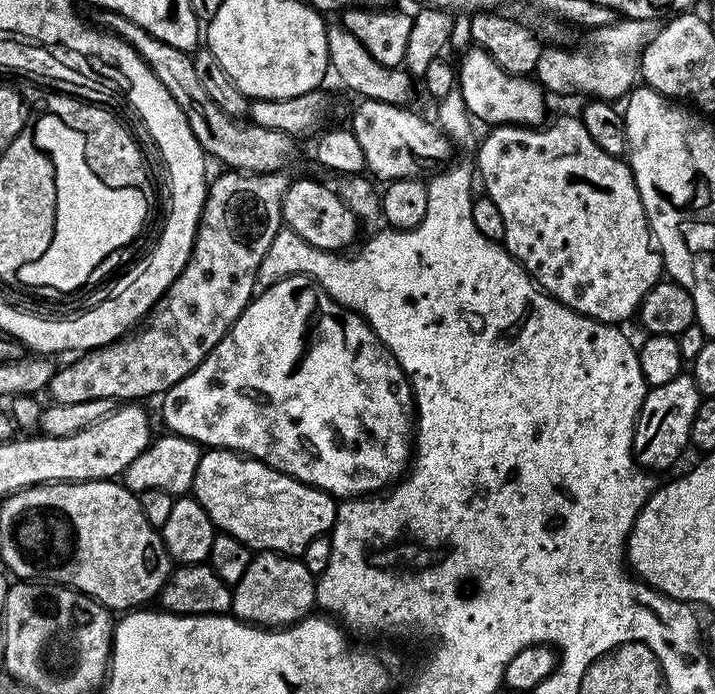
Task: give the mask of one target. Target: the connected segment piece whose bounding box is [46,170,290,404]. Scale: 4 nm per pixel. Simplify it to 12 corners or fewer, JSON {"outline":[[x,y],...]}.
{"outline":[[284,174],[211,181],[182,274],[143,321],[57,367],[57,404],[186,378],[258,292]]}

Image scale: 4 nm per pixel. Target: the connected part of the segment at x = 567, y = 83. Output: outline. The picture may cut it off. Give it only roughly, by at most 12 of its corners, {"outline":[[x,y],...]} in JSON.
{"outline":[[620,18],[577,48],[545,47],[549,93],[619,101],[637,87],[656,20]]}

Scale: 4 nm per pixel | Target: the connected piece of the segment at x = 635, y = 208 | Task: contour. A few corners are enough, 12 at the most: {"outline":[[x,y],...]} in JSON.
{"outline":[[575,115],[497,124],[474,168],[508,253],[601,324],[662,261]]}

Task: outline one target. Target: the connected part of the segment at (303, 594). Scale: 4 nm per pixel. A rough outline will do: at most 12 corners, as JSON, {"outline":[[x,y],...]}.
{"outline":[[253,555],[231,615],[262,628],[297,624],[316,604],[303,559]]}

